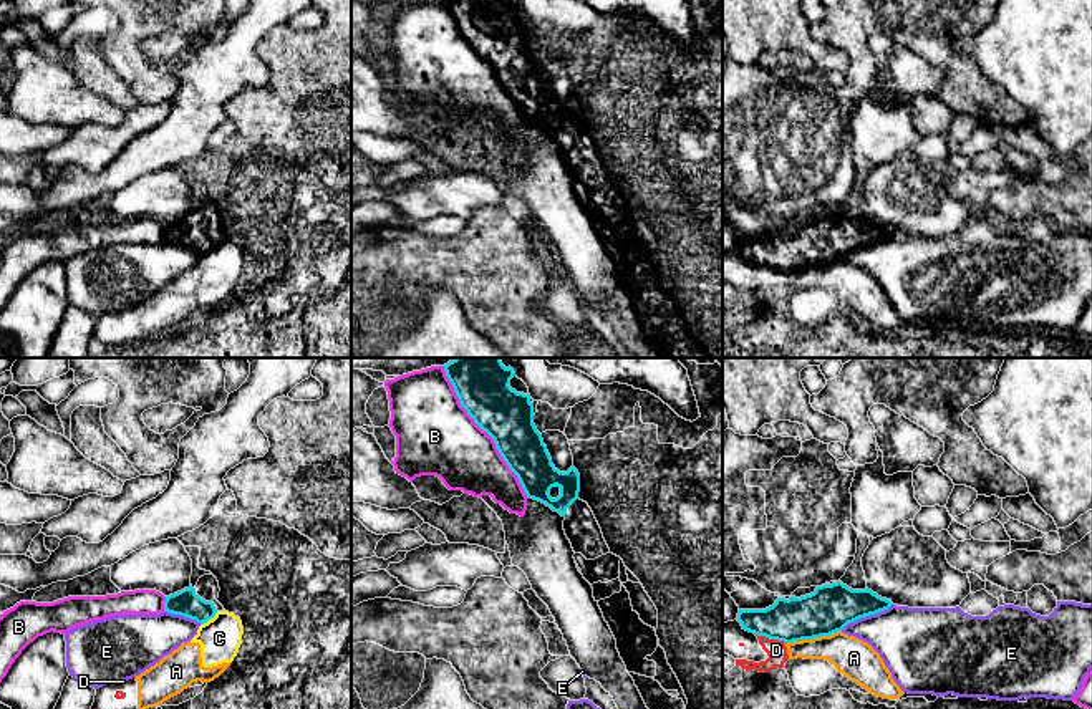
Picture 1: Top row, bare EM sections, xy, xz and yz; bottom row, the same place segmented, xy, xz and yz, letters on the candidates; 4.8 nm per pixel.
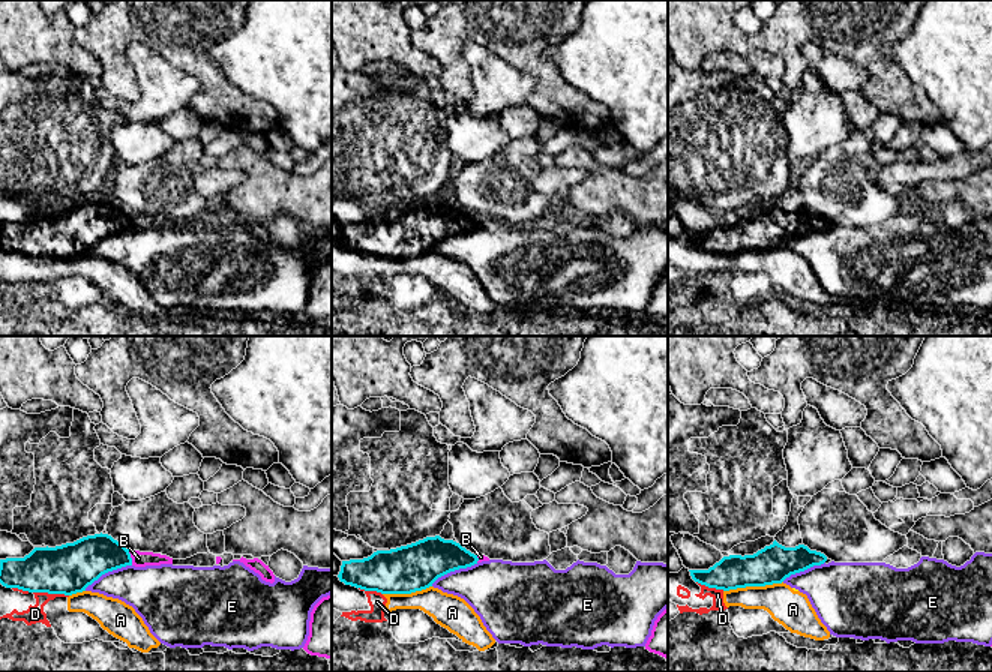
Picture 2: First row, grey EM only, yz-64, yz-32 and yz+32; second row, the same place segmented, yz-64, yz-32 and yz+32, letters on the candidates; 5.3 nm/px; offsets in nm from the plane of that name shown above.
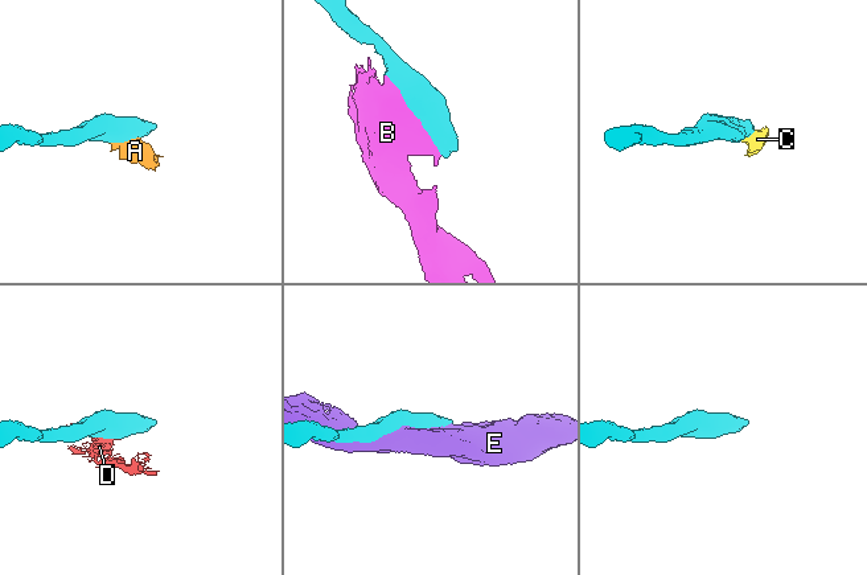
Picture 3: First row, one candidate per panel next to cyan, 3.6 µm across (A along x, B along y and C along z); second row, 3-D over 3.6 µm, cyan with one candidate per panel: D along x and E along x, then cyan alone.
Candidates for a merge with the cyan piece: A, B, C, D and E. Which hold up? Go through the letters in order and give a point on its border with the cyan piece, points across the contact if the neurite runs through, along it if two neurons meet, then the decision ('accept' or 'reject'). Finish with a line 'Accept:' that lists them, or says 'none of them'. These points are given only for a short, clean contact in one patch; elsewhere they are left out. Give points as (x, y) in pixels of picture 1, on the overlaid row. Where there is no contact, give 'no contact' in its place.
A: contact yz (812, 638); border yz (840, 630), (831, 635), (784, 643); reject
B: contact xz (486, 431); reject
C: contact xy (209, 618); border xy (217, 612), (201, 625); reject
D: contact yz (771, 638); border yz (756, 633), (784, 641); reject
E: contact yz (865, 615); reject
Accept: none of them

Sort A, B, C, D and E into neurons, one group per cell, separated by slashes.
A C D / B / E

